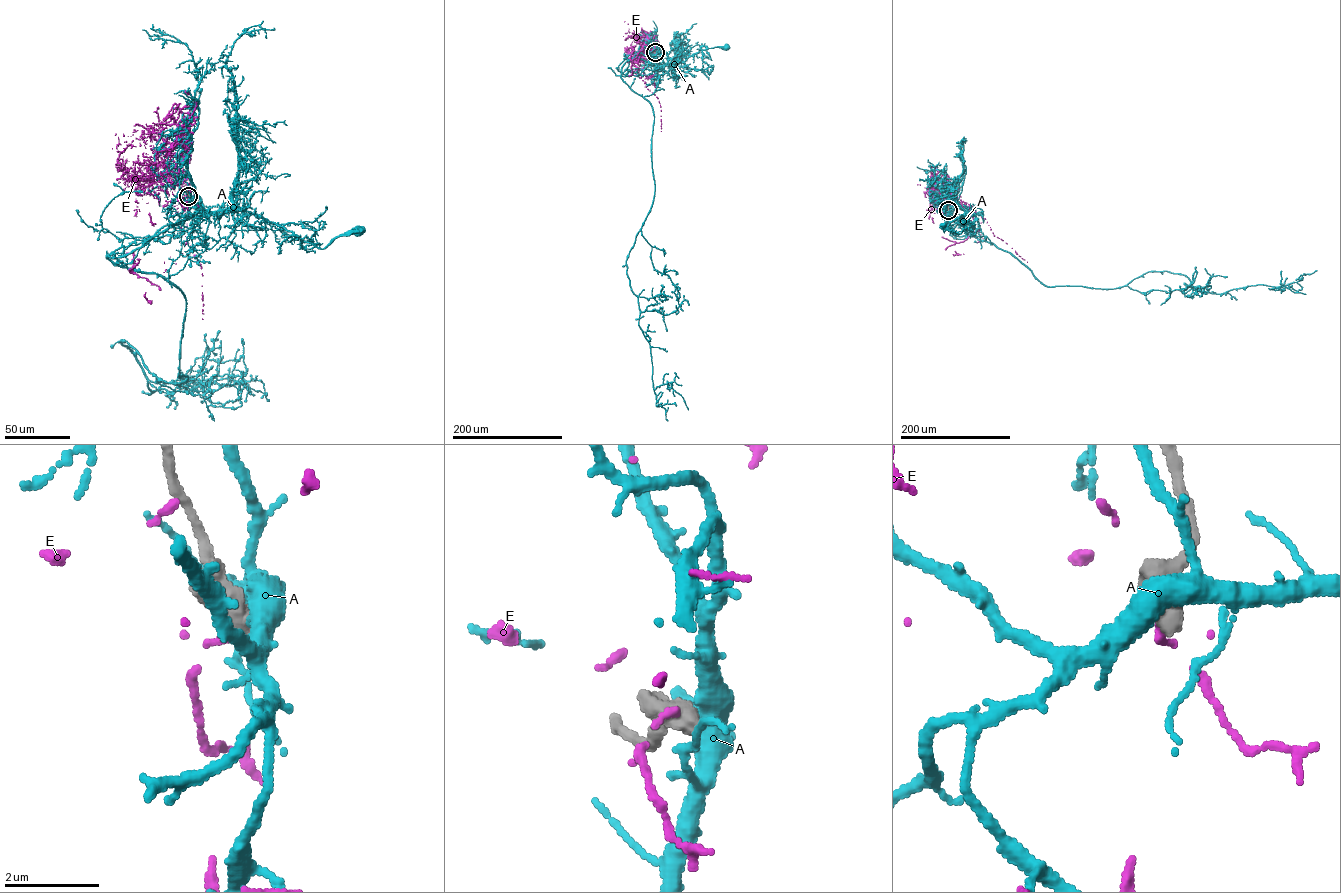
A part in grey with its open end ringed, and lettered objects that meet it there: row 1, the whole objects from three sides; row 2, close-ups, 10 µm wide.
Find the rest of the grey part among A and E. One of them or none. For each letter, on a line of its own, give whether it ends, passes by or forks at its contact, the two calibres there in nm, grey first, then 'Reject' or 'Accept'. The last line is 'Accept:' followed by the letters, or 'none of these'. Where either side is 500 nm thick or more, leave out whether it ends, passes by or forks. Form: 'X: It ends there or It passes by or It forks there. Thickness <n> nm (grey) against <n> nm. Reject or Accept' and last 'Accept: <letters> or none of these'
A: Thickness 600 nm (grey) against 440 nm. Reject
E: Thickness 600 nm (grey) against 140 nm. Reject
Accept: none of these

